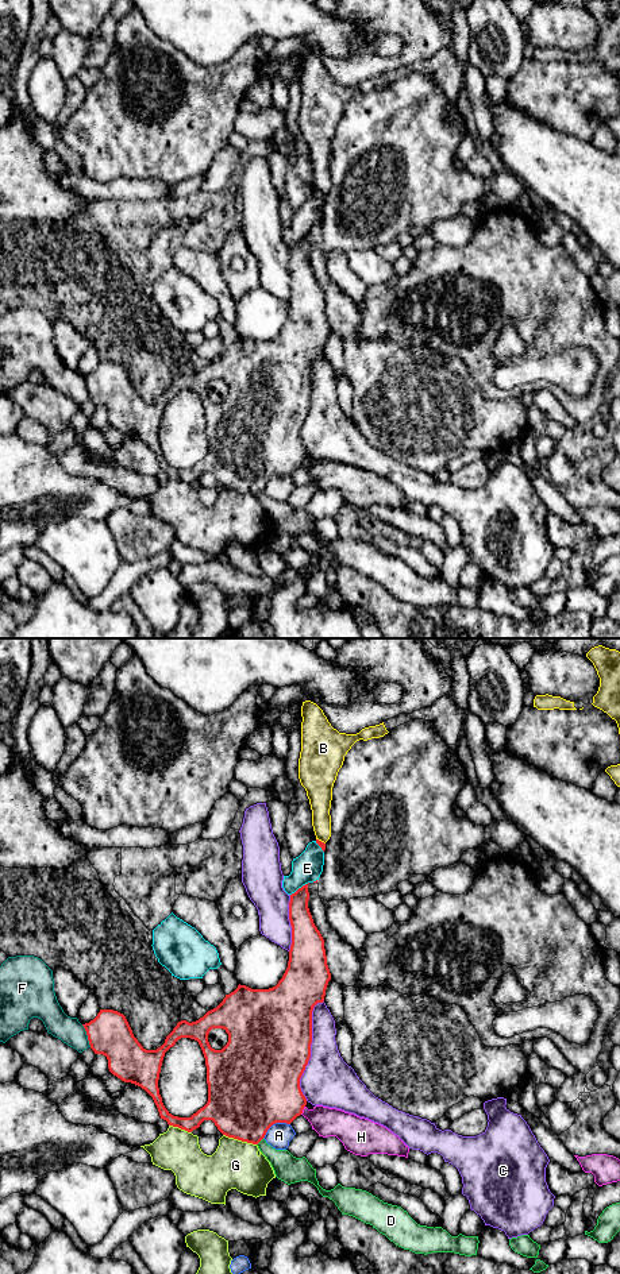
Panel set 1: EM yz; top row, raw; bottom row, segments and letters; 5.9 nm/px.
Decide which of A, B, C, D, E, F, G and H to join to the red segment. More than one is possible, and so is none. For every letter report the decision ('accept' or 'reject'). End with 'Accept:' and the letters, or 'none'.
A: reject
B: reject
C: reject
D: reject
E: reject
F: reject
G: reject
H: reject
Accept: none

